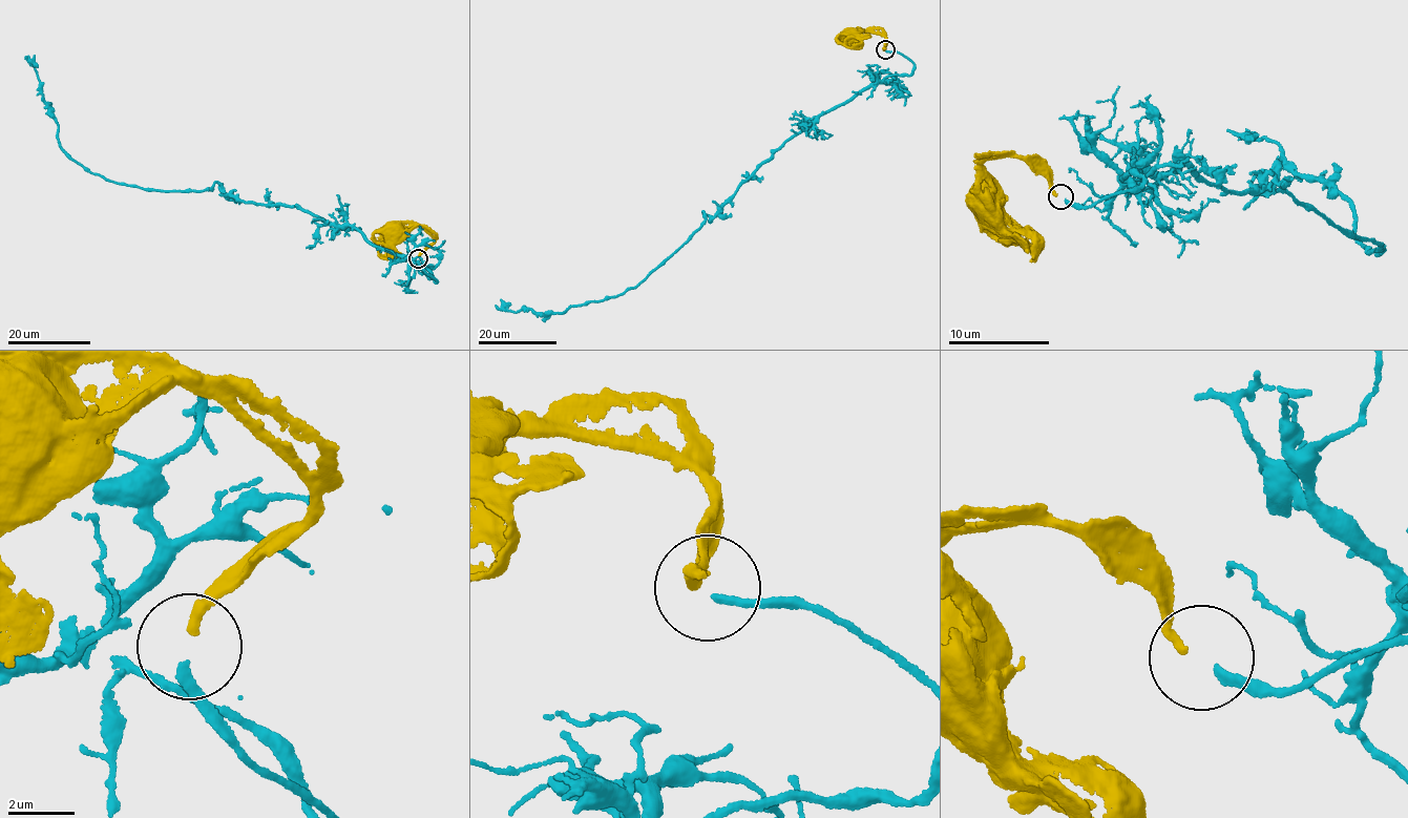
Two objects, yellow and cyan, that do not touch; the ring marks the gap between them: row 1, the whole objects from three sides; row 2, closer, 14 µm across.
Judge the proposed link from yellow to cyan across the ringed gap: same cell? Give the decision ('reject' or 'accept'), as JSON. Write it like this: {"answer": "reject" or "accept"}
{"answer": "accept"}

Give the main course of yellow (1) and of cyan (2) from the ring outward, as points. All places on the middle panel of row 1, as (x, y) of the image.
1: (885, 49), (886, 38), (878, 34), (863, 32), (857, 35), (848, 34)
2: (886, 51), (910, 60), (911, 74), (819, 117), (642, 281), (559, 314), (501, 299)

